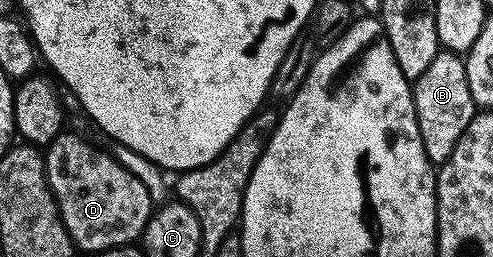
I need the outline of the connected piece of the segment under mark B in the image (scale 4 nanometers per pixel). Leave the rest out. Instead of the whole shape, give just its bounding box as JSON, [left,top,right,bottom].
[412,51,475,166]

